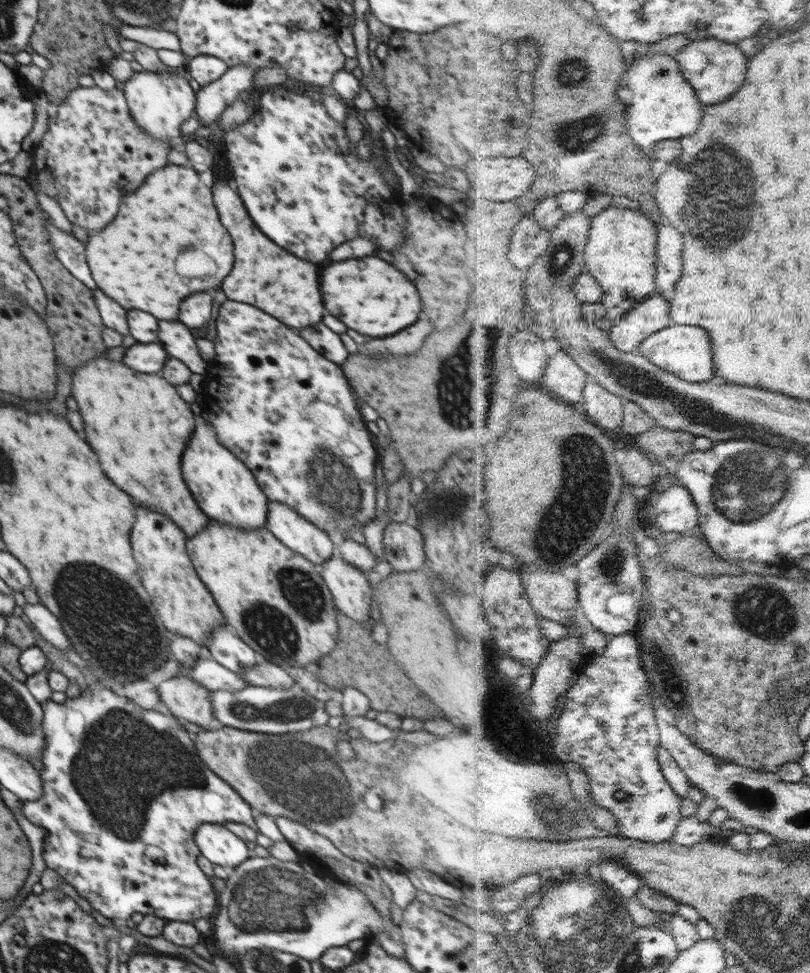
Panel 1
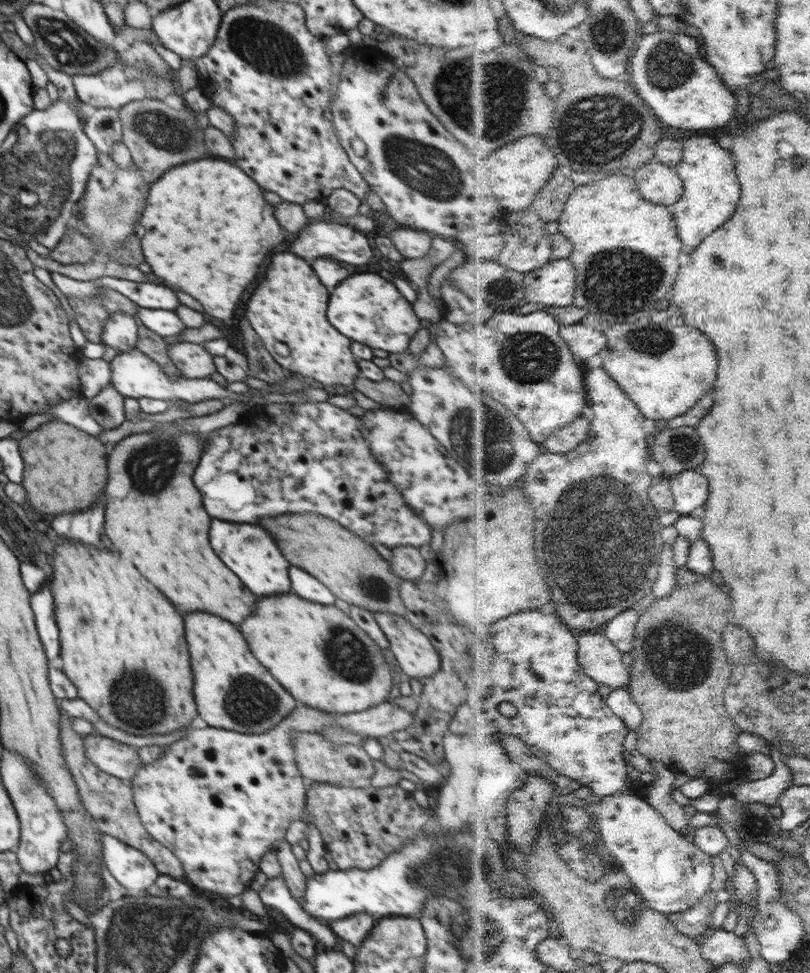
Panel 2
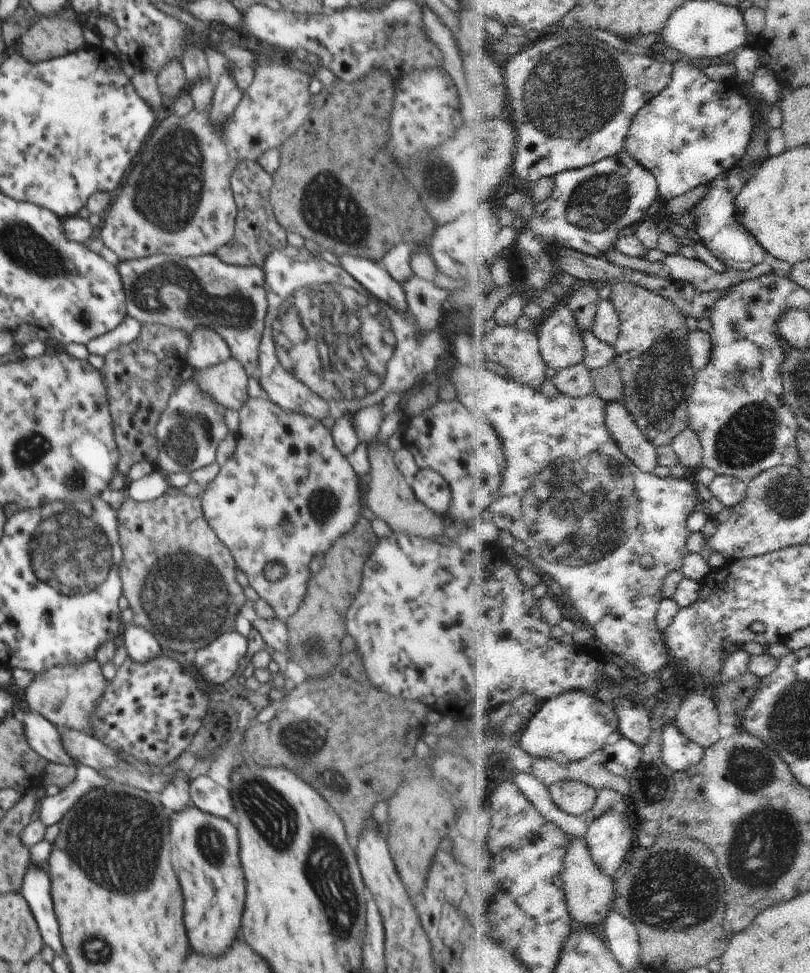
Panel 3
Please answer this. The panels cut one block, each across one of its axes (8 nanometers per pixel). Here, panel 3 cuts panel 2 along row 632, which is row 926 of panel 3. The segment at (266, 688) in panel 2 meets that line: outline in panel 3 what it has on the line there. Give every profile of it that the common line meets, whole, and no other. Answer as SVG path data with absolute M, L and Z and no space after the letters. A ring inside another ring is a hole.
M191 804L180 812L171 812L169 824L170 858L184 892L184 924L188 940L198 954L222 956L238 936L246 896L234 821L203 812Z

